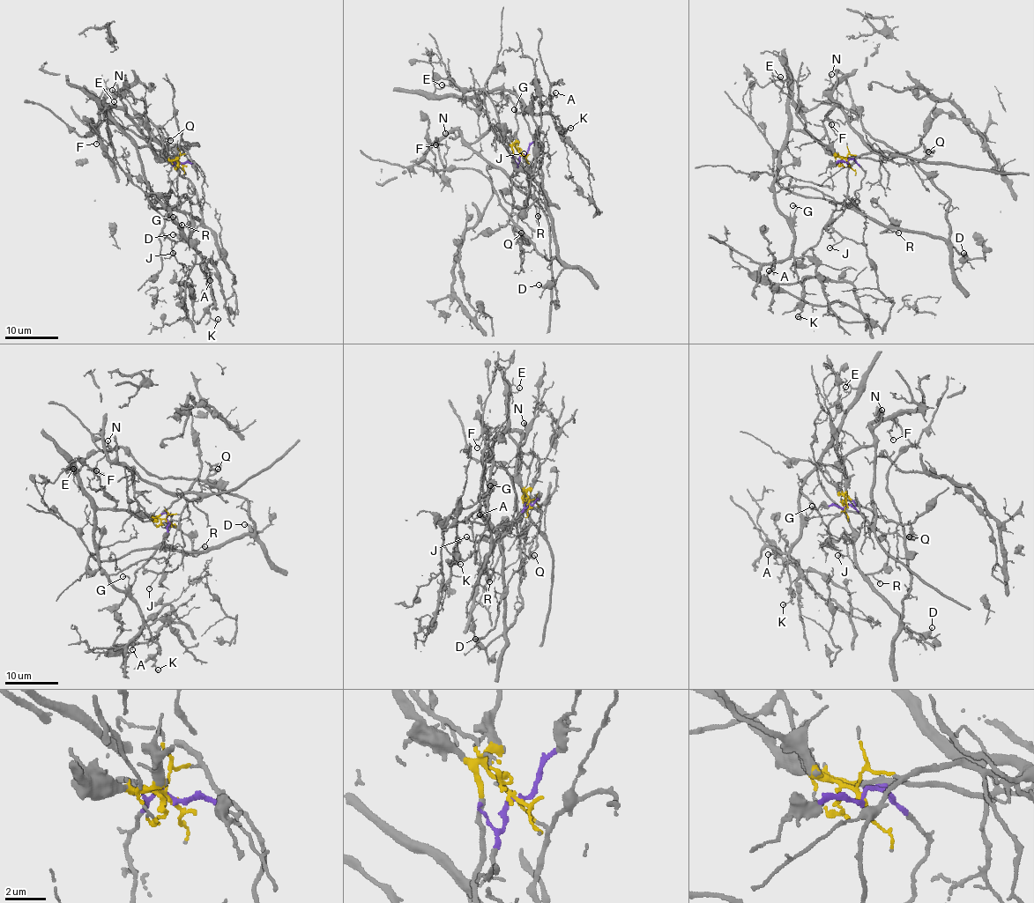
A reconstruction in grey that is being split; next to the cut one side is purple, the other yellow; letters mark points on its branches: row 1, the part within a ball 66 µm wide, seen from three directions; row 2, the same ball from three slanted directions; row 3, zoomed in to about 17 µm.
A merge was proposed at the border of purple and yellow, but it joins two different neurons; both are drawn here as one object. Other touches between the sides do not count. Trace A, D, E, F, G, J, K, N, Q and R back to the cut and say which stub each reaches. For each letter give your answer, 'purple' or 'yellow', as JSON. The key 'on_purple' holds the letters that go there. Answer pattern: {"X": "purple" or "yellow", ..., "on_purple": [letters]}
{"A": "yellow", "D": "purple", "E": "yellow", "F": "yellow", "G": "yellow", "J": "purple", "K": "yellow", "N": "yellow", "Q": "purple", "R": "purple", "on_purple": ["D", "J", "Q", "R"]}

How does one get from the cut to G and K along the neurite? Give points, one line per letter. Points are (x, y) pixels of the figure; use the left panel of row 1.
G: (180, 162), (160, 159), (149, 146), (137, 149), (146, 187), (169, 210), (169, 216), (181, 227), (173, 217)
K: (180, 162), (160, 159), (149, 146), (137, 151), (146, 187), (206, 263), (213, 296), (210, 316), (218, 319)

